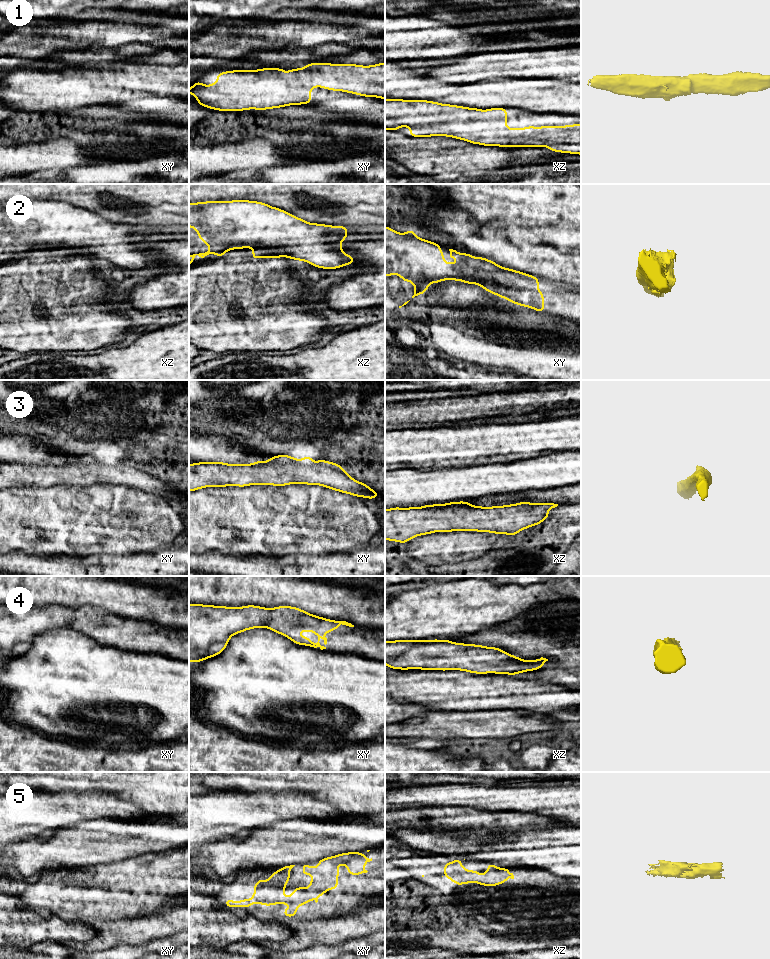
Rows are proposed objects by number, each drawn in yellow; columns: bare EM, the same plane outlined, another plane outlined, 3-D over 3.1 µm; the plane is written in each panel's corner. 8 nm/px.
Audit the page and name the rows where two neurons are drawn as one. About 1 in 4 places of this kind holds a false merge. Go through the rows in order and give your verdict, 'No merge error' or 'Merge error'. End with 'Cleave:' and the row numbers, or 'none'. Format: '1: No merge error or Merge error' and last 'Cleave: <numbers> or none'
1: No merge error
2: No merge error
3: No merge error
4: No merge error
5: No merge error
Cleave: none

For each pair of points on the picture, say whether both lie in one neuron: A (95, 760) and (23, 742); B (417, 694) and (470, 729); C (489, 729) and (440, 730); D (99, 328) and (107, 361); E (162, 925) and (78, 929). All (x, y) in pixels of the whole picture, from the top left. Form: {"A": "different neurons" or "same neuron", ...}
{"A": "same neuron", "B": "different neurons", "C": "same neuron", "D": "different neurons", "E": "different neurons"}

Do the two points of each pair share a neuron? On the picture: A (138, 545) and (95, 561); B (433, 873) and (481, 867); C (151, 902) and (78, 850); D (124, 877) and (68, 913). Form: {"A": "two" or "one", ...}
{"A": "two", "B": "one", "C": "two", "D": "one"}

